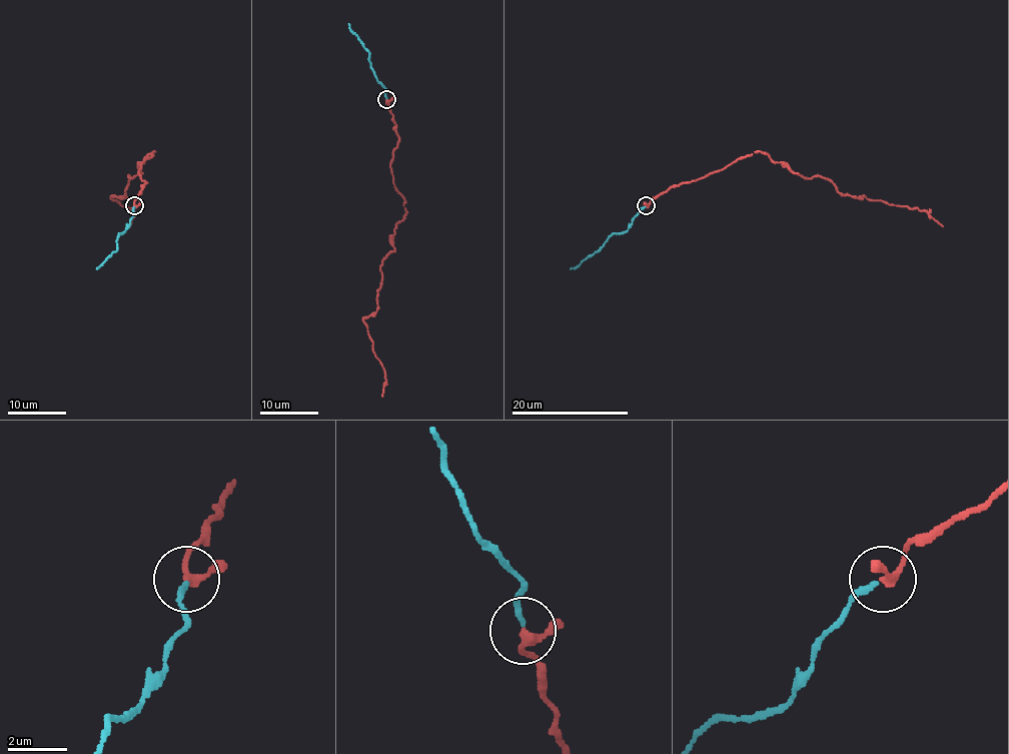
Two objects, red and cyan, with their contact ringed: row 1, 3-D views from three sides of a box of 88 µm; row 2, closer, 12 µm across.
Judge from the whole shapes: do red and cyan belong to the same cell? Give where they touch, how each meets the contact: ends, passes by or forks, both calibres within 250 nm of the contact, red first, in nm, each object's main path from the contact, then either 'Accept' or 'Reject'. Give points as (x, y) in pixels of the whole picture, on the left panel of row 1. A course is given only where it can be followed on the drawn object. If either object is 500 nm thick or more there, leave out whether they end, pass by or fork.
Place: (134, 205). At the ring red passes by. At the ring cyan ends. Thickness 240 nm (red) against 180 nm. Course of red: (134, 205), (146, 183), (140, 166), (153, 151), (126, 196), (111, 198), (133, 210), (130, 226). Course of cyan: (134, 207), (130, 224), (118, 234), (117, 249), (96, 268). Accept

